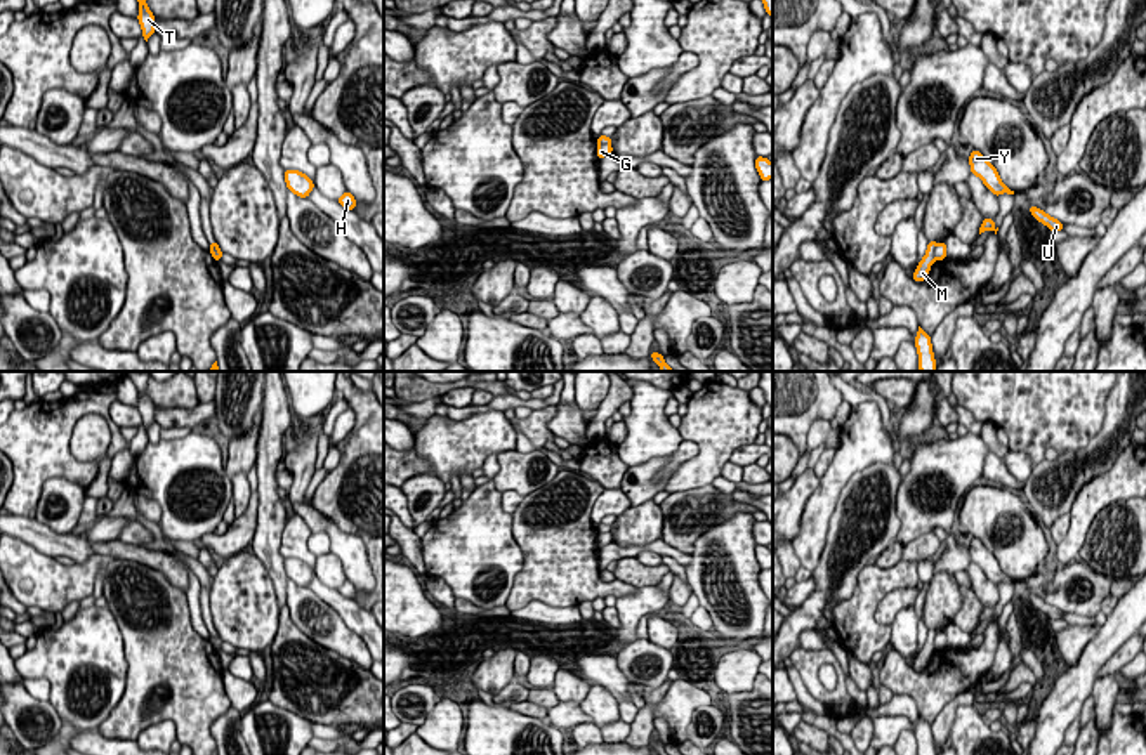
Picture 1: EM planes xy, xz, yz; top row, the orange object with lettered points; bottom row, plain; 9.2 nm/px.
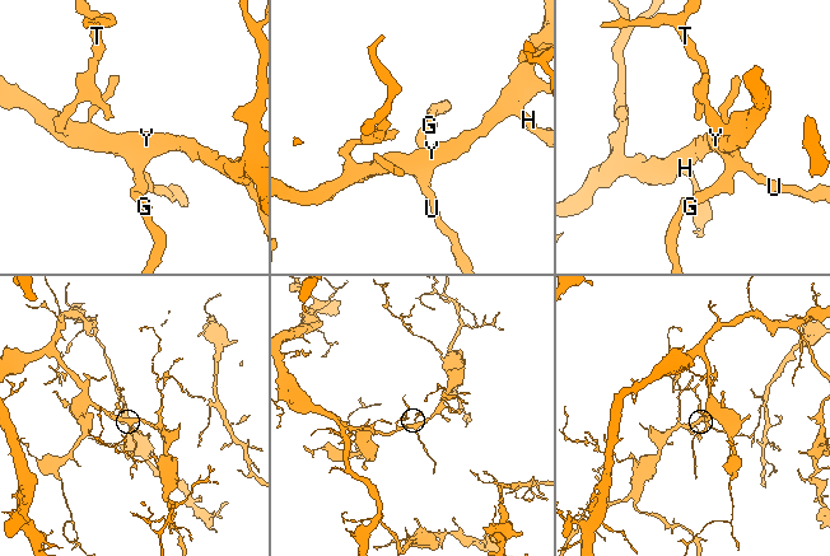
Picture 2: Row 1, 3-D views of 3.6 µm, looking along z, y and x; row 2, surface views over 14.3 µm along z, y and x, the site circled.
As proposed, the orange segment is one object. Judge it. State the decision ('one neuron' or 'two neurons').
two neurons

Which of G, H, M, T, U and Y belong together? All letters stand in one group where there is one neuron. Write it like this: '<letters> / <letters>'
G H T U Y / M

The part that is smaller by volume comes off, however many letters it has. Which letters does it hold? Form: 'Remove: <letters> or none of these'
Remove: M

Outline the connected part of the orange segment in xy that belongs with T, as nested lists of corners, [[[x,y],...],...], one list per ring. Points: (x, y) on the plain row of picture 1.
[[[125,371],[125,377],[128,377],[139,391],[141,399],[137,410],[141,411],[142,417],[142,427],[148,430],[148,427],[156,422],[155,404],[146,394],[149,375],[141,371]]]

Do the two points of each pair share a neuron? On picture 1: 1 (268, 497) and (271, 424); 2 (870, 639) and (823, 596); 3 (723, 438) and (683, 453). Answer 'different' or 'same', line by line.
1: same
2: different
3: different

